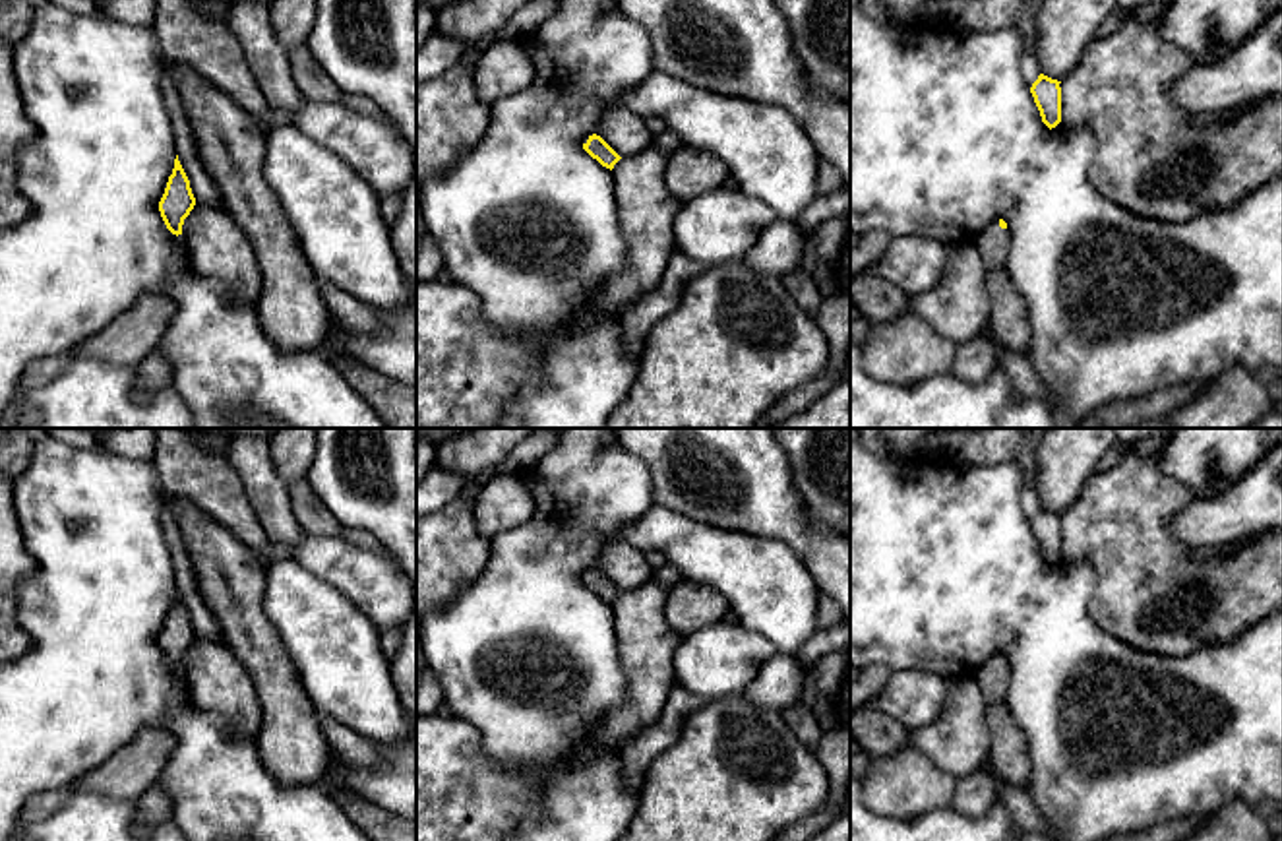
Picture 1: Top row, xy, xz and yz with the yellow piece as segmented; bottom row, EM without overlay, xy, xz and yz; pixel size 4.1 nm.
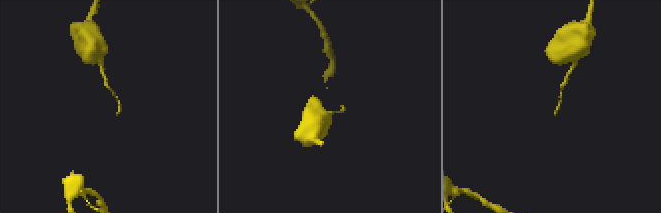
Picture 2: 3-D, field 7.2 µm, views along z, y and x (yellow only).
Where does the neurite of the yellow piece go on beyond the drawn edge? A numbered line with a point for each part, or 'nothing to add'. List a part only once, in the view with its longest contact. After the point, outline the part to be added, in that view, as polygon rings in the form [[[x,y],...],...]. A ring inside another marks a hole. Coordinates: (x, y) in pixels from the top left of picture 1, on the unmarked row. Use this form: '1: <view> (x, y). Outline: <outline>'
nothing to add

